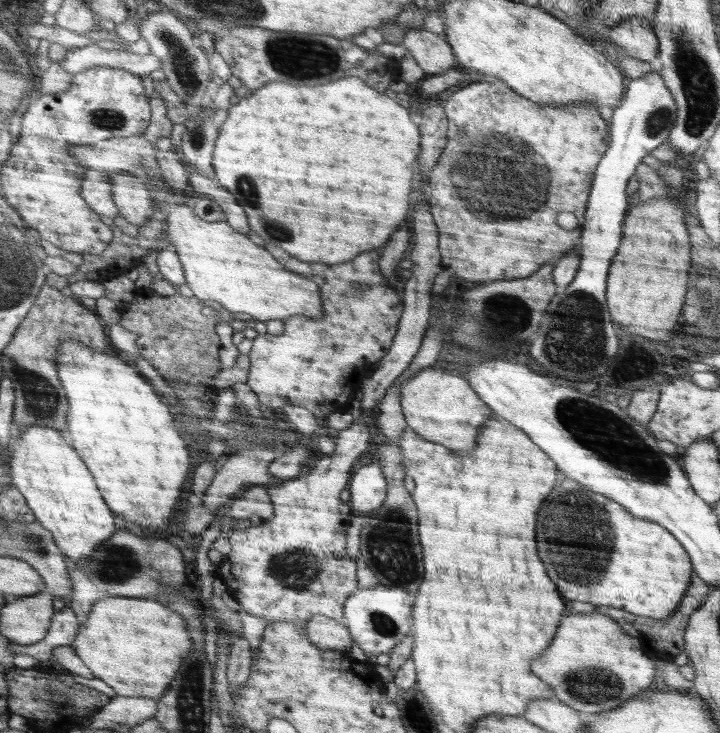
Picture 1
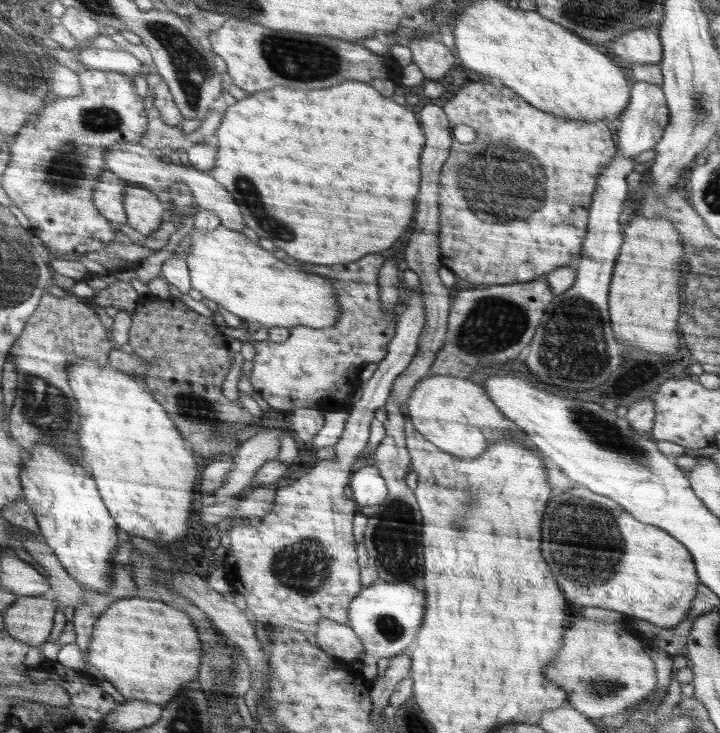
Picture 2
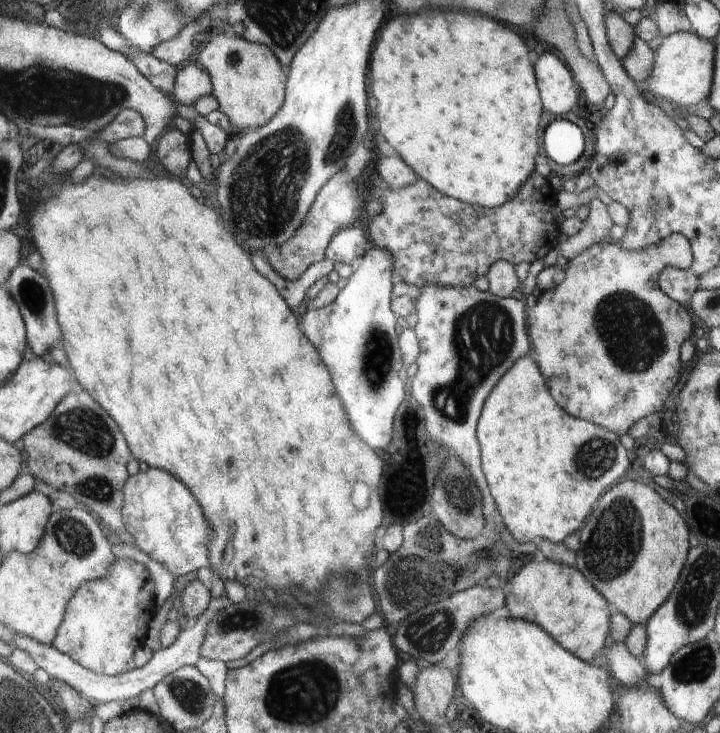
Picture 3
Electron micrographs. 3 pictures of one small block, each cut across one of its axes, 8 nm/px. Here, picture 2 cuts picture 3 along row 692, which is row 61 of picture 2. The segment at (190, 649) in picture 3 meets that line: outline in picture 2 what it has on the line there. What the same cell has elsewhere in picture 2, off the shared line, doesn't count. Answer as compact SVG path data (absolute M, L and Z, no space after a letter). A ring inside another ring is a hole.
M92 45L77 48L80 64L86 71L118 72L141 76L140 68L146 64L123 49L99 49Z

